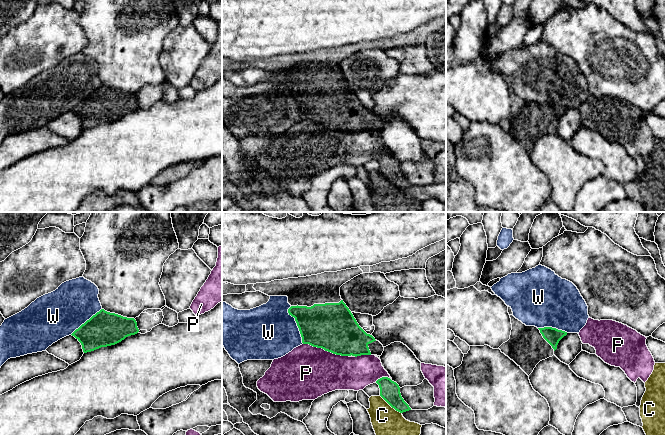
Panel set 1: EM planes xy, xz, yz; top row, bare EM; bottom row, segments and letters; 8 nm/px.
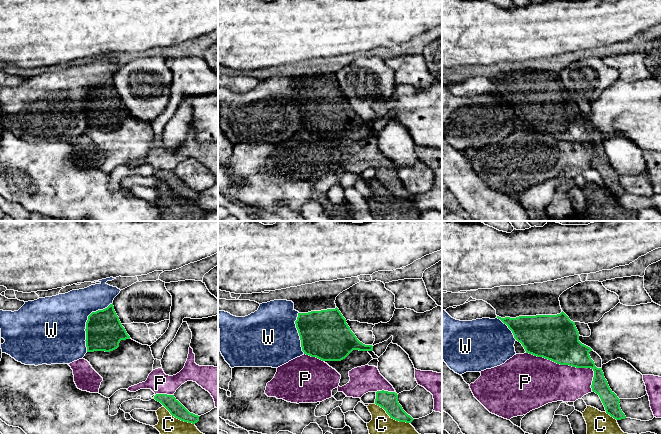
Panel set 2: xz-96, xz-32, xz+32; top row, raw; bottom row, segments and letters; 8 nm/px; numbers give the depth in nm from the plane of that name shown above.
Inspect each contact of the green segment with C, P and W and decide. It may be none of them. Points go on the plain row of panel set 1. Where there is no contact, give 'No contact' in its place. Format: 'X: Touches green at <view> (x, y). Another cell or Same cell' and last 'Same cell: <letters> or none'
C: Touches green at xz (391, 182). Another cell
P: Touches green at xz (326, 126). Another cell
W: Touches green at xz (297, 101). Another cell
Same cell: none

